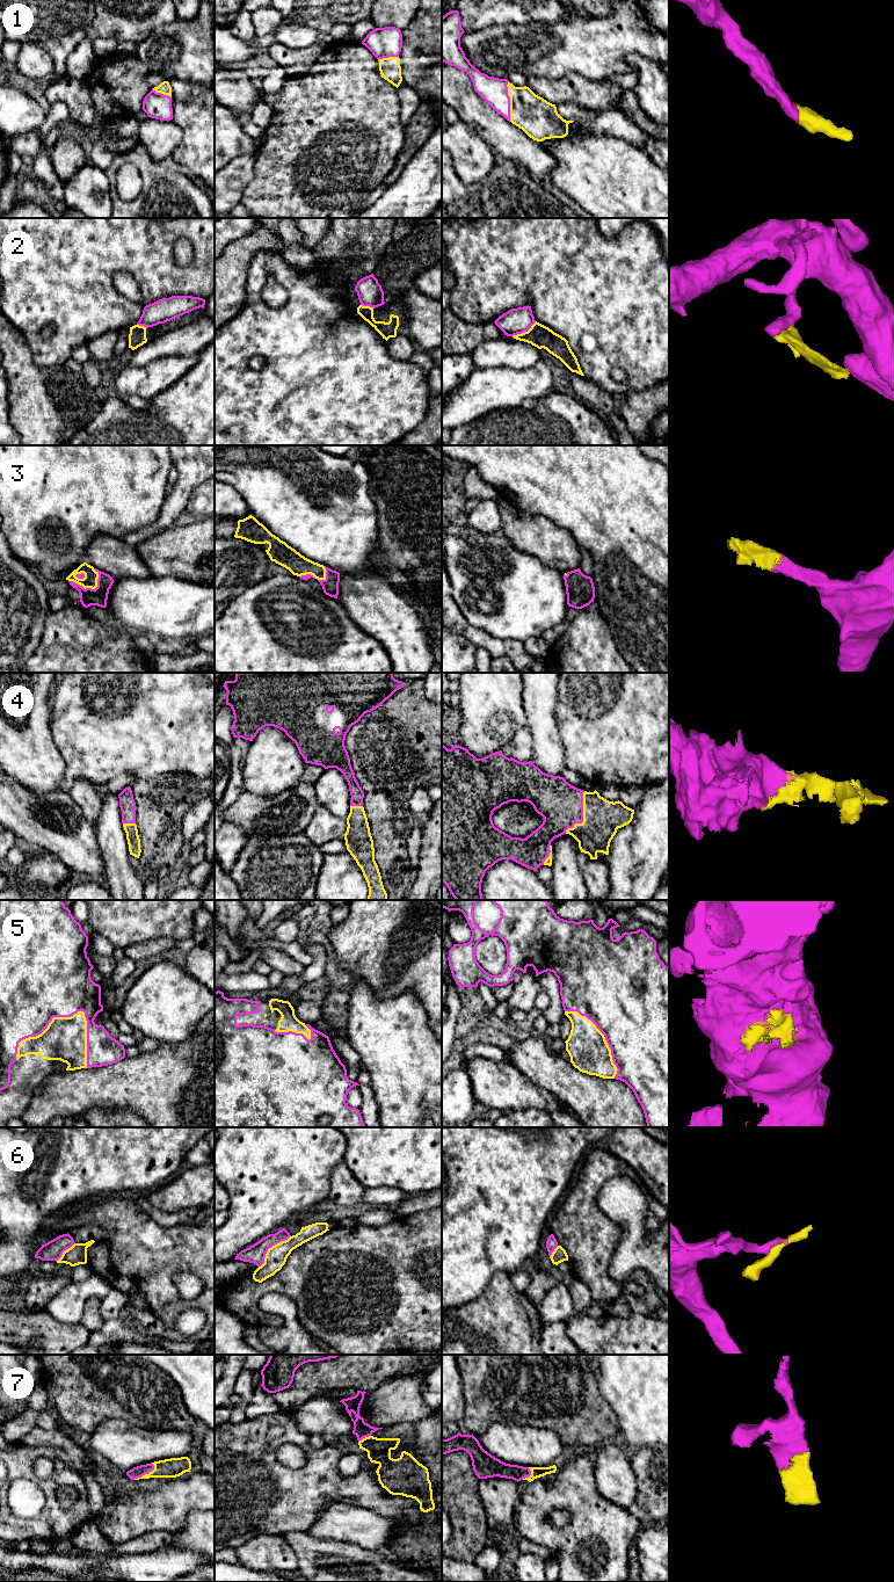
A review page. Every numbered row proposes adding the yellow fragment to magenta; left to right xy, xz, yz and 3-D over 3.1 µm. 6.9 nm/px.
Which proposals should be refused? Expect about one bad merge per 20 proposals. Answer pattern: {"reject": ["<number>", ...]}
{"reject": ["2", "6"]}

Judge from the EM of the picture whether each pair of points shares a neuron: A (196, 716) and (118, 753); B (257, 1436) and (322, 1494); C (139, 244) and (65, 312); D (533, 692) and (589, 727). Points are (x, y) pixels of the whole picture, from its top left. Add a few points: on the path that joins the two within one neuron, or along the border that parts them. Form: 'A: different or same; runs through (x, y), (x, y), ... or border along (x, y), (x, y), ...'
A: same; runs through (176, 719), (152, 719), (138, 733)
B: same; runs through (261, 1457), (295, 1490), (302, 1490)
C: same; runs through (118, 248), (75, 291)
D: different; border along (557, 684), (554, 717), (560, 733)

